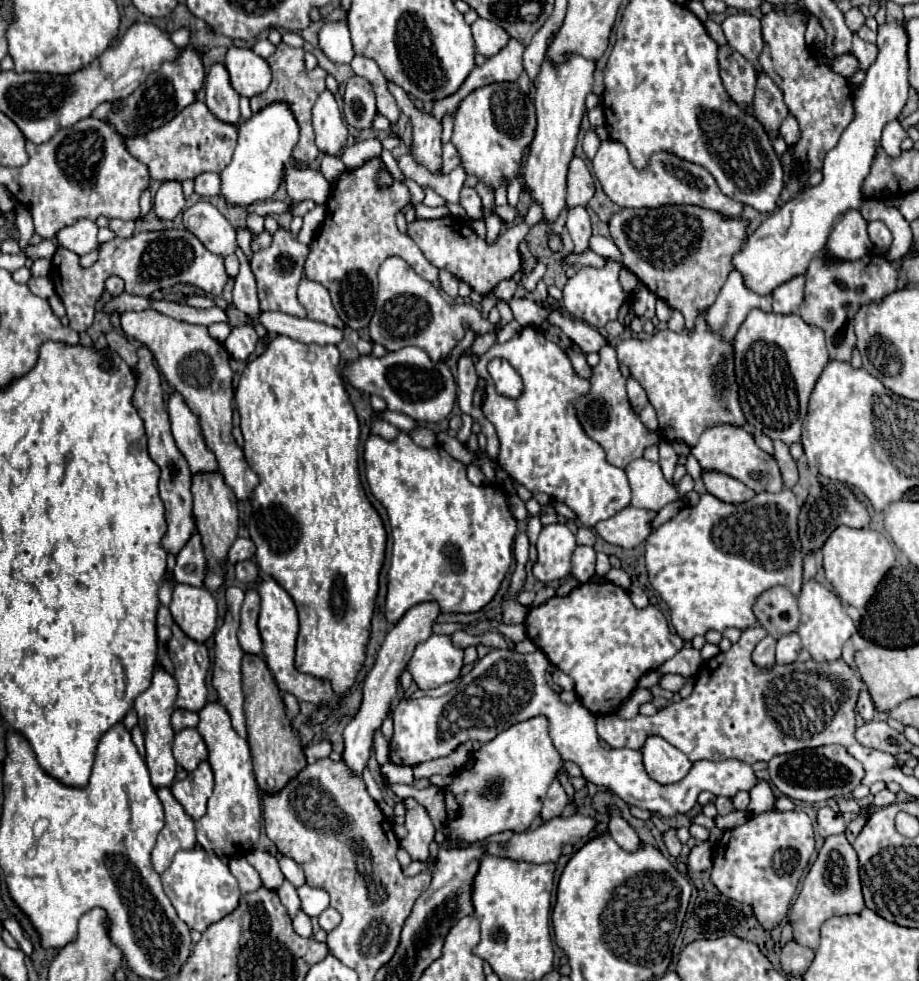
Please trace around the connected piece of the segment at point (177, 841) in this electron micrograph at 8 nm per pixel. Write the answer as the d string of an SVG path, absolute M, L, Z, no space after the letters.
M158 789L158 797L164 807L166 825L160 831L152 851L152 865L158 873L164 873L170 867L176 851L196 847L196 833L192 817L184 813L182 805L172 797L170 789Z

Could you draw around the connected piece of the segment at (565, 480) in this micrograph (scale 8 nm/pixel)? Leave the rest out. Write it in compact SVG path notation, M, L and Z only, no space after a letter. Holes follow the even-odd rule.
M522 327L522 331L516 337L512 337L510 341L494 343L476 363L476 371L478 371L478 377L486 381L486 399L482 405L482 413L494 425L496 435L500 439L498 465L512 479L522 483L532 493L546 493L554 501L568 505L576 513L576 517L582 521L582 525L588 529L592 529L598 521L610 519L620 509L630 505L630 485L626 481L624 469L618 469L618 467L606 463L602 447L594 445L594 441L590 441L590 437L586 437L586 433L582 433L582 425L578 425L578 417L574 417L574 397L586 393L586 389L590 389L590 383L586 379L580 379L572 371L572 363L570 363L568 355L556 343L548 341L544 337L544 333L534 327ZM494 357L504 357L518 369L520 377L524 379L524 393L520 399L512 401L512 399L496 393L490 373L486 371L488 361L492 361Z

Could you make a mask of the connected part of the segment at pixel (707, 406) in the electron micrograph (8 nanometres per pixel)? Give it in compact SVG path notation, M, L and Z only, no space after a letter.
M552 311L548 315L548 321L558 325L570 337L570 341L580 347L580 351L584 355L598 353L604 345L612 345L616 349L618 361L624 363L630 369L630 375L646 389L648 401L656 411L660 431L686 431L684 443L688 447L694 447L698 443L698 437L704 429L710 429L710 427L716 427L716 425L734 425L734 427L746 425L742 407L738 403L738 385L736 385L736 375L734 375L732 341L724 341L720 335L716 335L714 331L708 329L704 311L696 317L696 325L694 325L692 331L686 329L686 327L682 329L682 333L674 333L670 329L664 329L664 331L656 331L656 335L652 335L650 339L624 339L624 341L618 341L618 343L608 341L598 329L586 325L584 321L564 317L562 313L556 313L556 311Z

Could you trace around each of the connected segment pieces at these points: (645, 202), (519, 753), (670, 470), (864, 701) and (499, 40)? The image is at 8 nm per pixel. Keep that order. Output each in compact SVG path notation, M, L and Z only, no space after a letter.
M604 141L592 161L594 173L608 195L610 201L614 201L622 209L656 209L662 205L698 205L710 211L716 211L728 219L738 219L742 215L744 205L722 195L714 177L702 169L700 165L682 161L670 153L654 153L650 159L650 165L638 173L632 169L626 147L616 141Z
M540 715L528 721L516 723L510 729L498 733L492 741L482 743L480 749L476 749L472 757L474 757L472 767L468 759L468 763L454 775L452 783L442 789L444 801L446 801L446 815L448 815L446 827L450 829L448 839L452 843L460 839L466 845L472 845L476 841L484 841L486 837L502 833L502 831L514 831L514 833L528 831L532 821L540 815L546 791L562 767L562 757L554 749L548 737L548 719Z
M660 441L658 451L660 451L660 461L658 461L658 463L660 463L662 471L664 471L664 477L666 477L668 481L672 481L672 475L674 475L674 467L676 467L678 455L676 455L674 447L672 447L668 441Z
M864 687L860 689L856 709L858 709L858 713L862 715L862 719L864 719L864 721L870 721L870 719L874 719L874 717L878 715L878 711L874 709L874 703L870 701L870 695L866 693L866 689L864 689Z
M476 19L470 27L472 27L476 53L484 55L486 59L496 55L510 41L510 37L506 37L506 31L498 29L498 25L494 25L492 21Z

